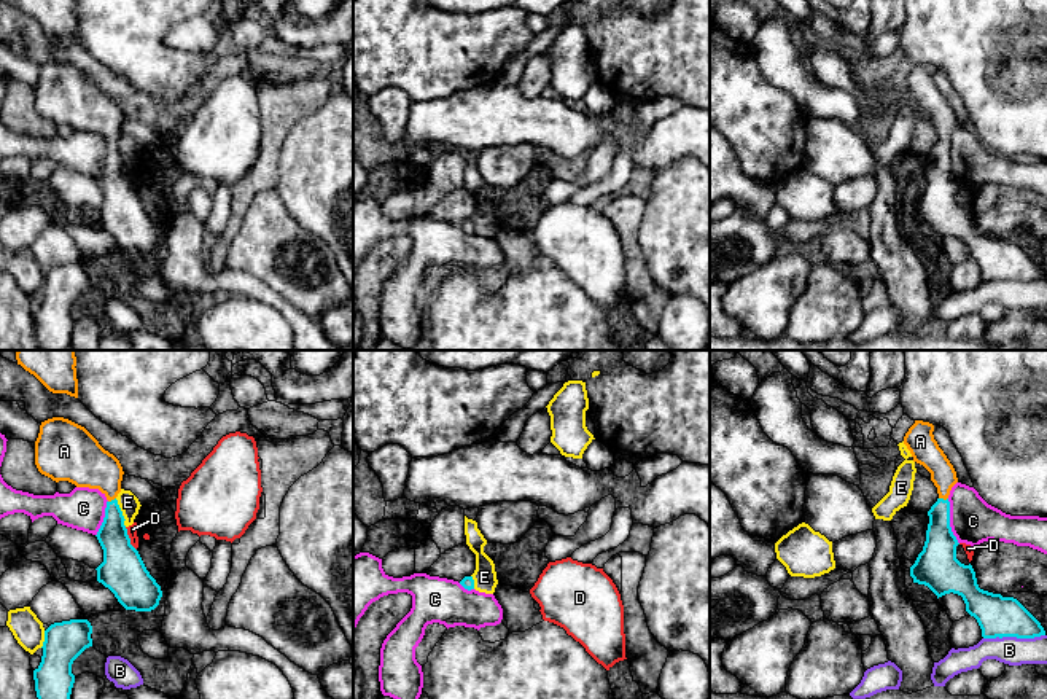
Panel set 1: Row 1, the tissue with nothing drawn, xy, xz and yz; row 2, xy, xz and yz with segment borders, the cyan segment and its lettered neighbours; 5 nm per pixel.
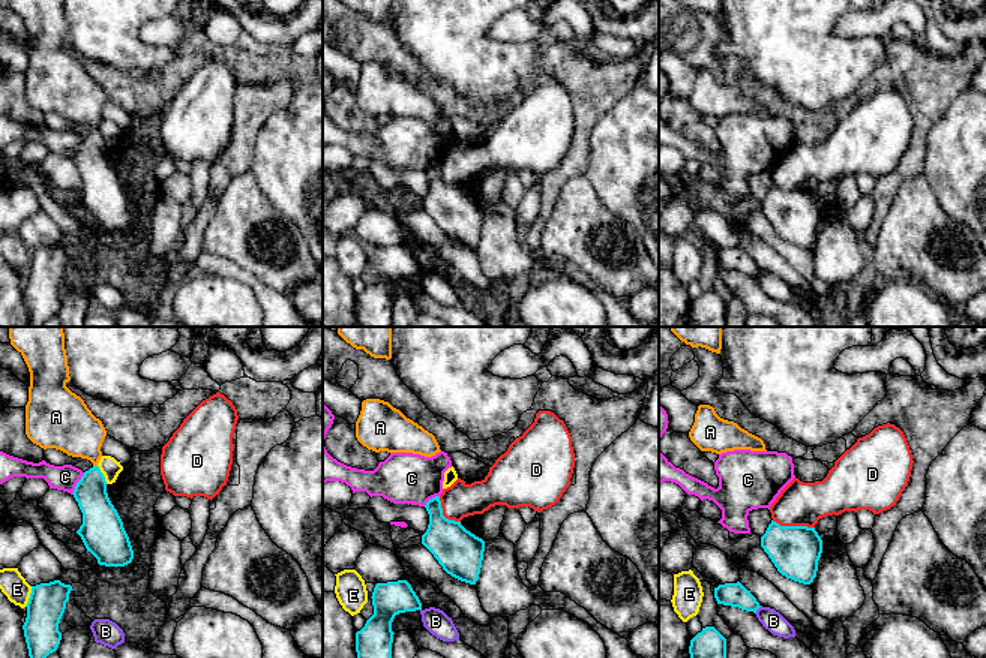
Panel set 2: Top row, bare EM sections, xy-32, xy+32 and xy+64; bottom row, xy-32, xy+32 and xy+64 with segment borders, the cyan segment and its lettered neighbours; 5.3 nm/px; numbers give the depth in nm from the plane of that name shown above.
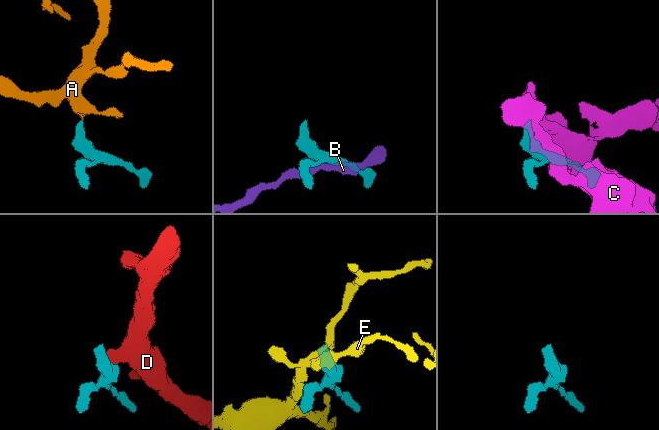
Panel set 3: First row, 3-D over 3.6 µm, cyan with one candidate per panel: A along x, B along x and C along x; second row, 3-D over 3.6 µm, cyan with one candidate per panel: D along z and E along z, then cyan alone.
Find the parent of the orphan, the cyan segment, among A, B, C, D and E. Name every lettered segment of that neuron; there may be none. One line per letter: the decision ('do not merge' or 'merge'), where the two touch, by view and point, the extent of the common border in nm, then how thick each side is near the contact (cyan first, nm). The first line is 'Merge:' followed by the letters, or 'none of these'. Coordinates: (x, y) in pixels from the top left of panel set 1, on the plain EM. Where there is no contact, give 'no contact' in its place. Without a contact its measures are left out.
Merge: A
A: merge; contact yz (942, 142); length 50 nm; calibres 160 and 140 nm
B: do not merge; contact yz (1014, 279); length 320 nm; calibres 200 and 140 nm
C: do not merge; contact yz (949, 164); length 240 nm; calibres 220 and 240 nm
D: do not merge; contact xy (129, 182); length 130 nm; calibres 220 and 50 nm
E: do not merge; contact xy (121, 156); length 160 nm; calibres 190 and 100 nm

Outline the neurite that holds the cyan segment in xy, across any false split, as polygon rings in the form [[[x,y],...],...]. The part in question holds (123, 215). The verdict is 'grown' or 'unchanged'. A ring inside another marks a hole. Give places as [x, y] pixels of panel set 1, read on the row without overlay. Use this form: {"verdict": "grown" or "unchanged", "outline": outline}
{"verdict": "grown", "outline": [[[53,61],[40,68],[35,108],[56,126],[68,124],[76,131],[99,132],[107,140],[105,161],[95,178],[103,193],[103,205],[95,212],[97,225],[108,231],[126,253],[154,253],[162,240],[161,229],[130,188],[116,143],[124,118],[119,103],[84,70]]]}

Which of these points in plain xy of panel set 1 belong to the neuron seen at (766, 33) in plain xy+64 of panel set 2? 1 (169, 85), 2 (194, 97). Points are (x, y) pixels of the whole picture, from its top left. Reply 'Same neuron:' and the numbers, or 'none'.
Same neuron: 1

